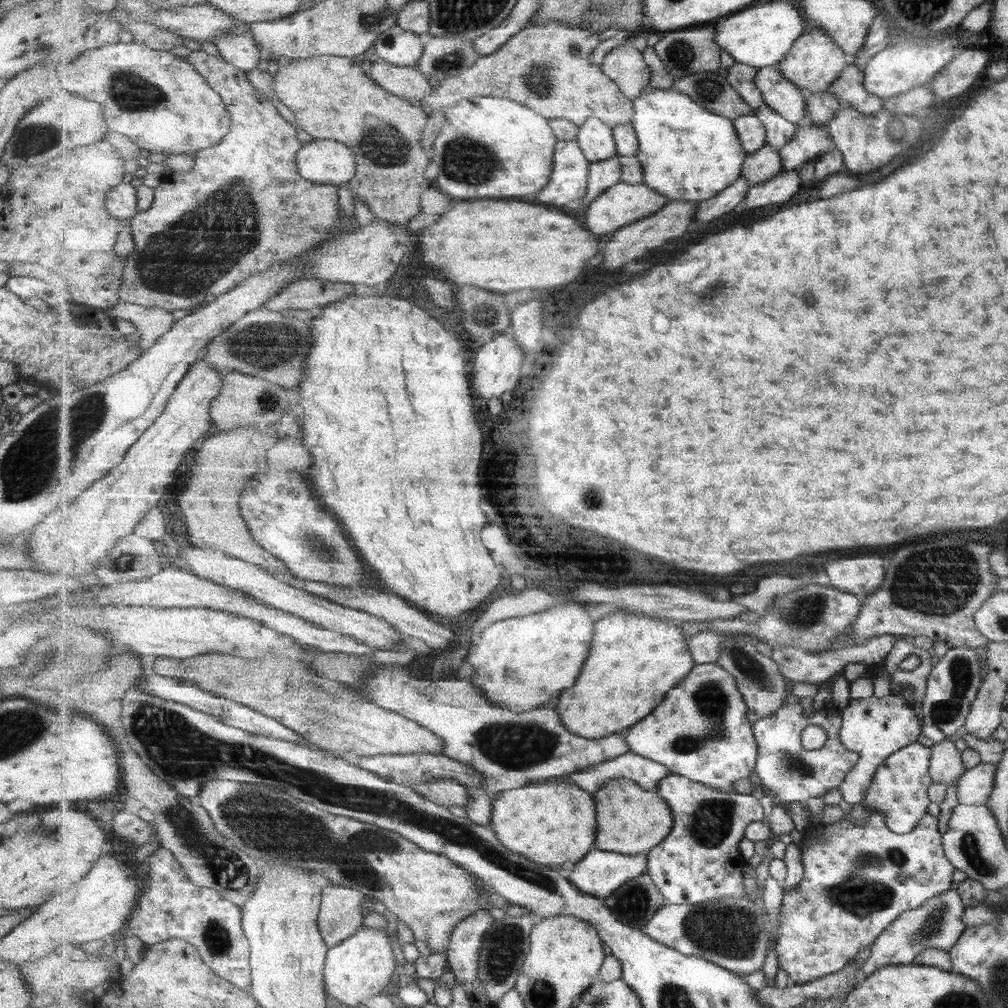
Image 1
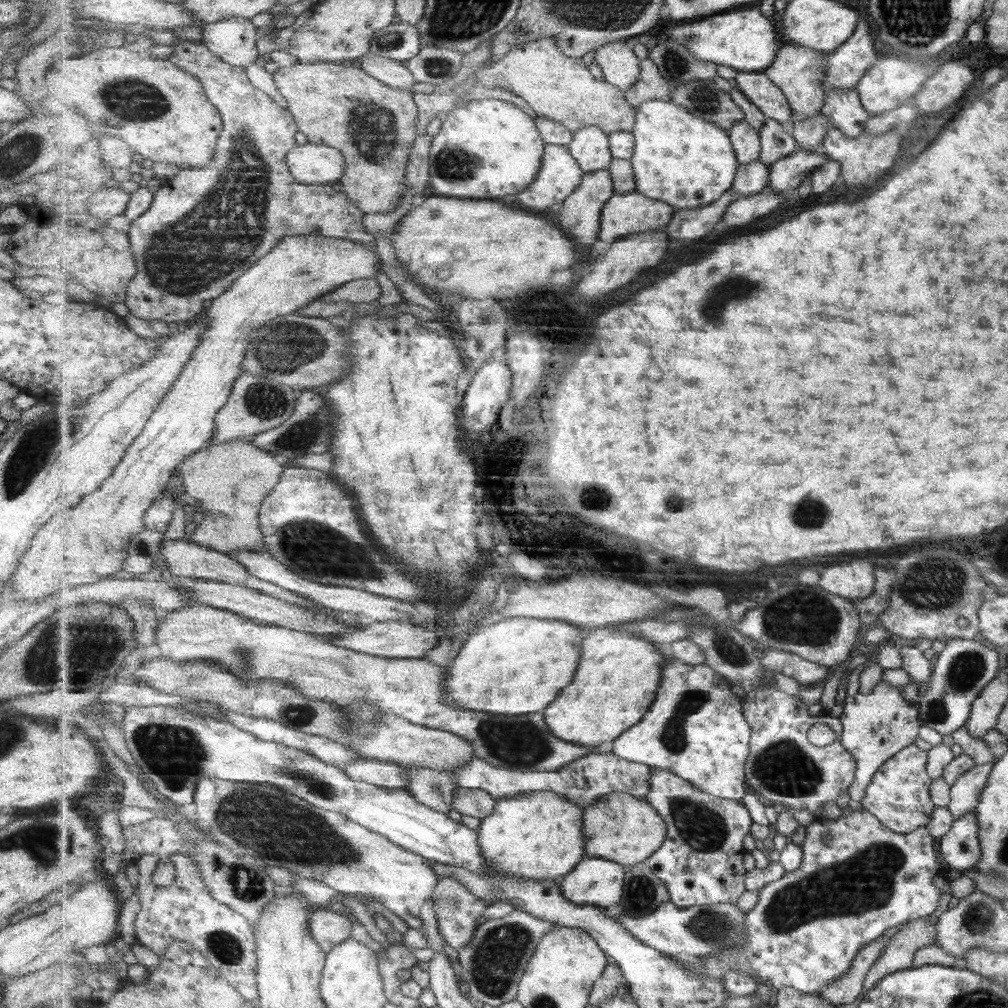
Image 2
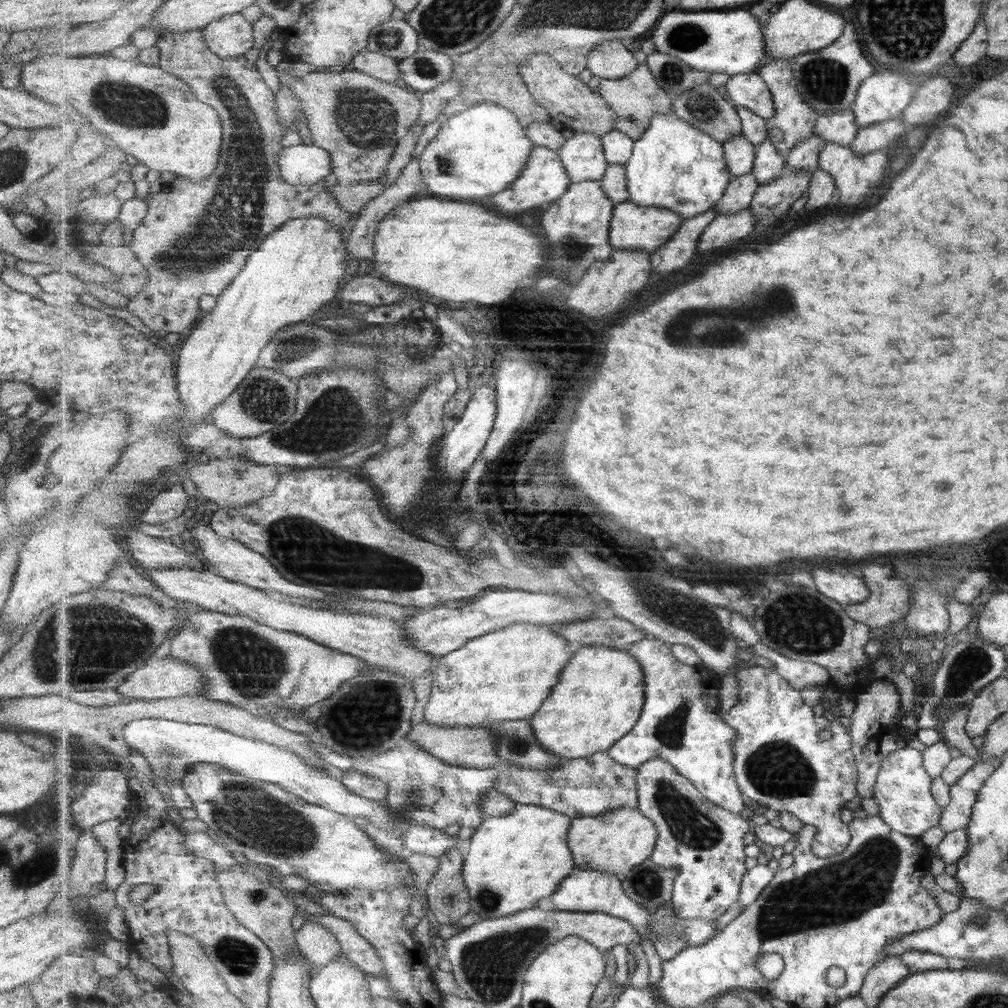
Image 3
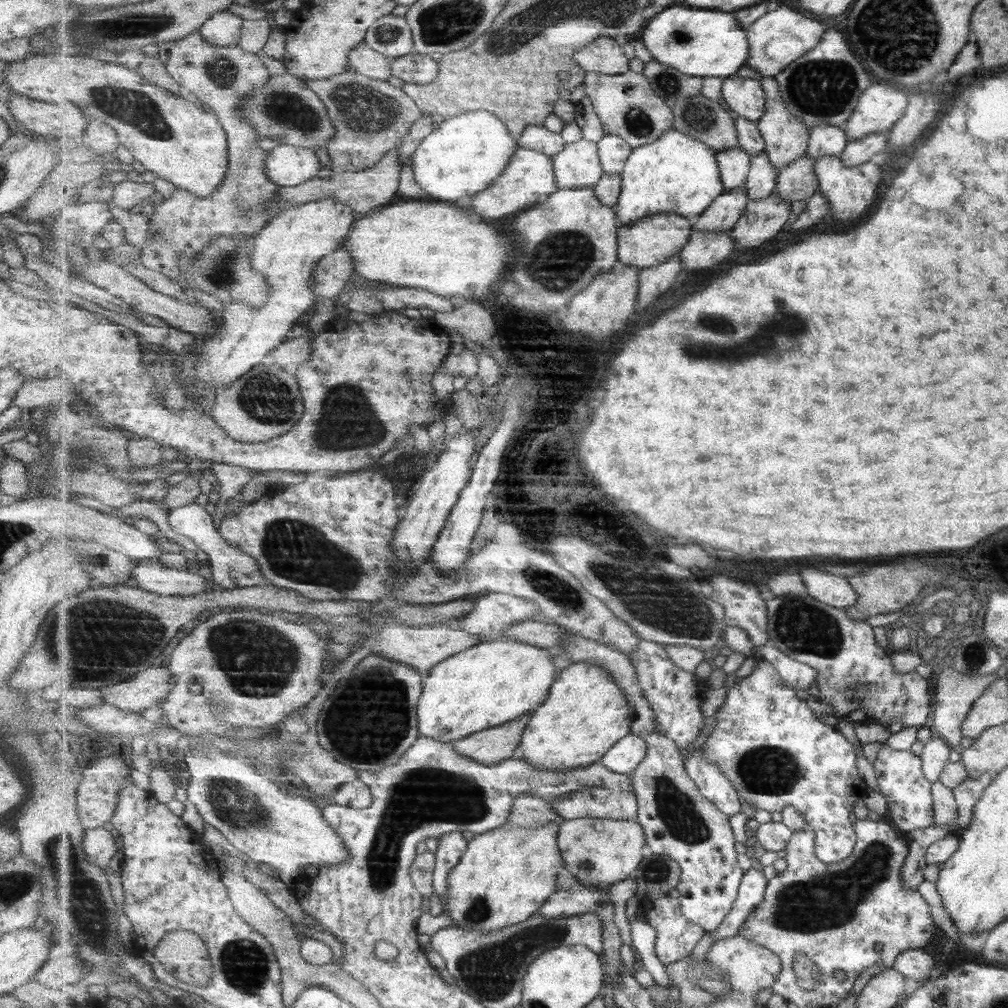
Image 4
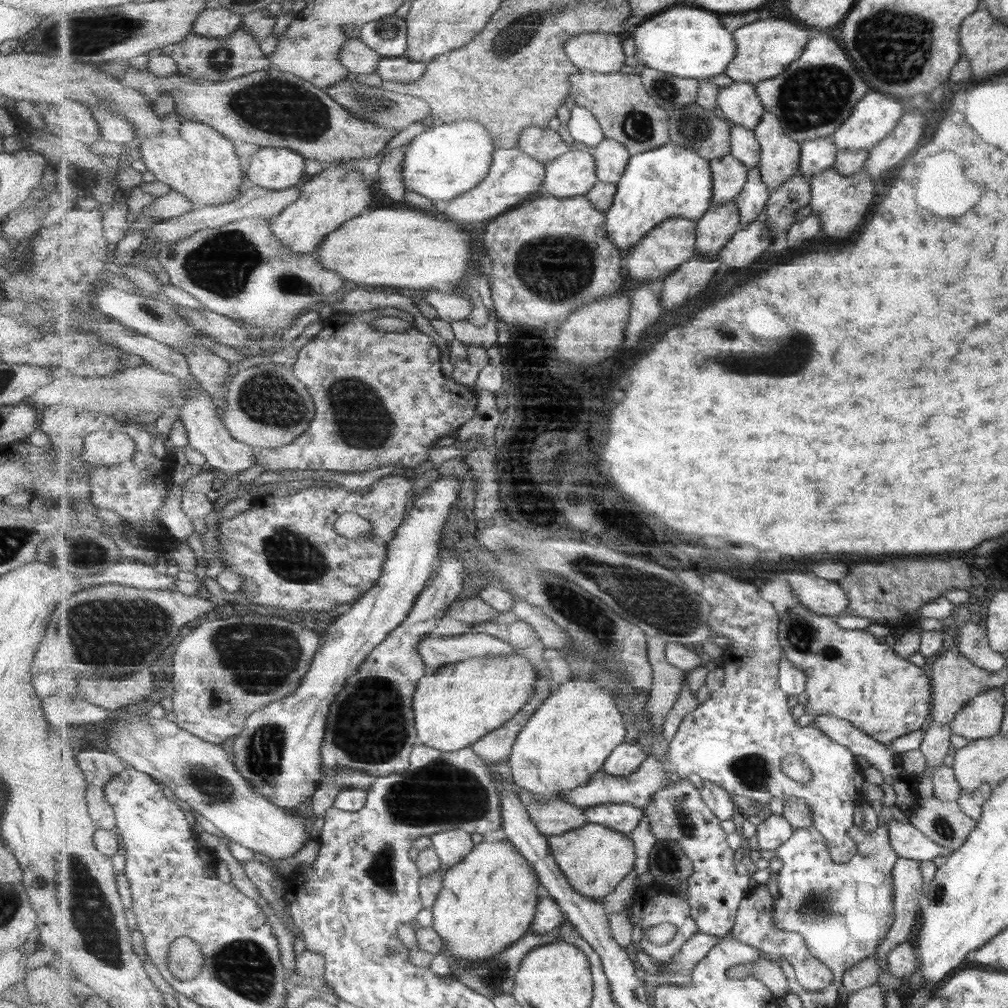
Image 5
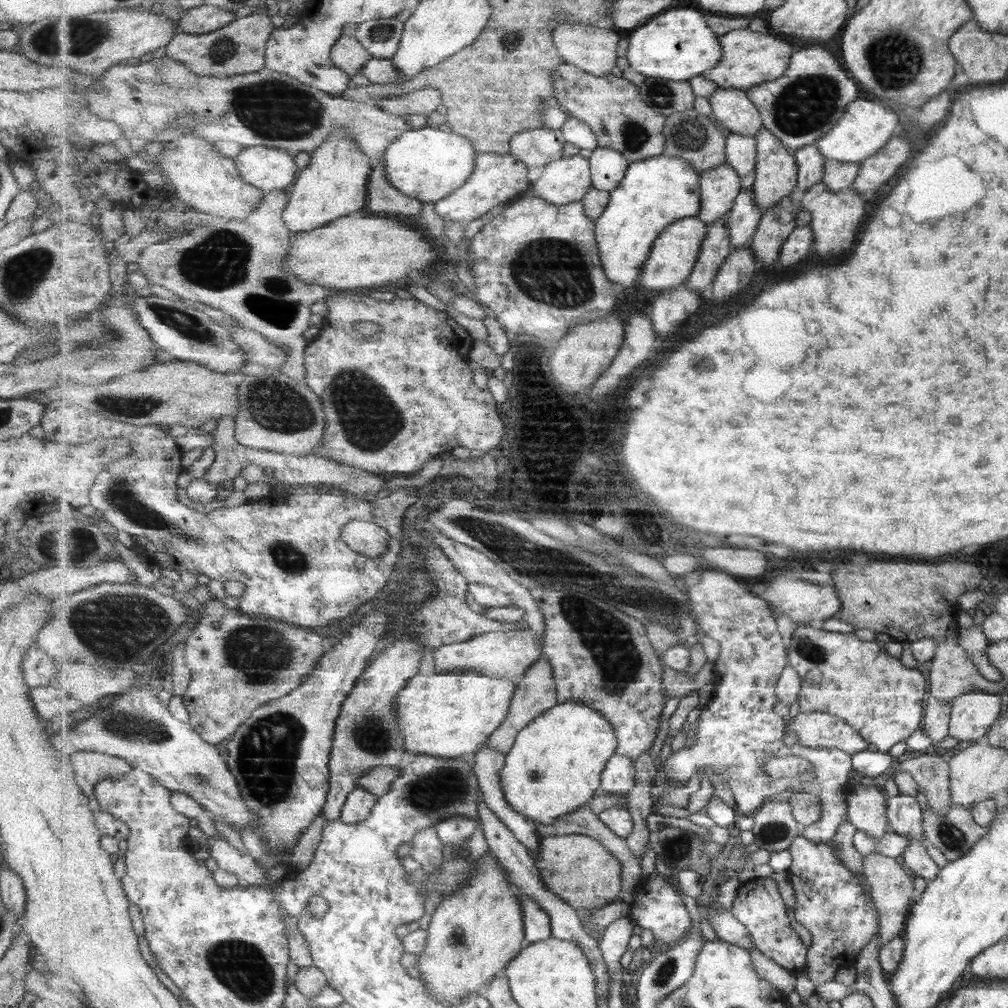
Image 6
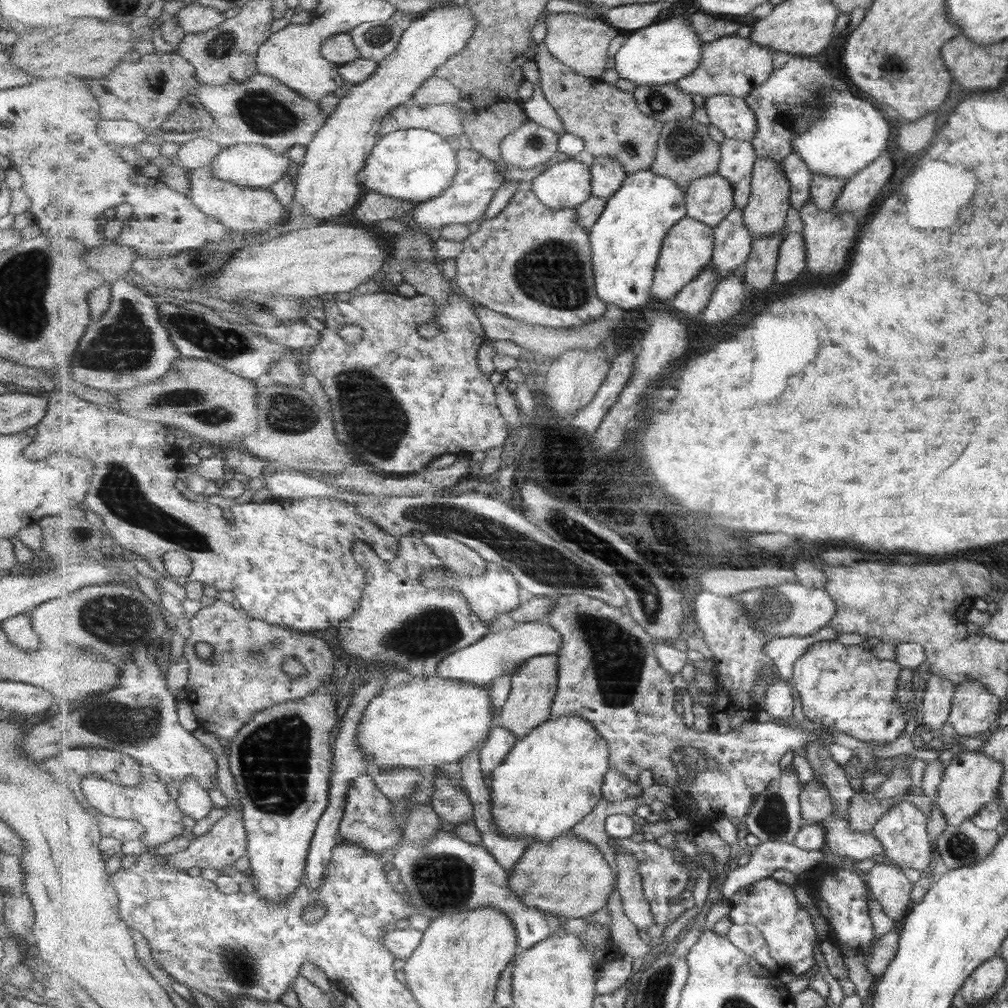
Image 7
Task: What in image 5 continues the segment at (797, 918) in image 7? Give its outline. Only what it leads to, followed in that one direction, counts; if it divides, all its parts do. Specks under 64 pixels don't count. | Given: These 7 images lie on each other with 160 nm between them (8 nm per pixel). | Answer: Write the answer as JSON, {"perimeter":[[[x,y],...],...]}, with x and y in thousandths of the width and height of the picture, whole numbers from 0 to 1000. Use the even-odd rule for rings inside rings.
{"perimeter":[[[759,877],[743,883],[742,888],[735,894],[730,909],[730,919],[726,923],[727,931],[756,942],[762,946],[762,950],[768,953],[778,950],[789,960],[792,973],[802,983],[812,983],[815,980],[826,978],[827,964],[811,947],[803,942],[802,937],[792,925],[781,925],[774,922],[768,914],[770,893],[763,887],[763,881]]]}

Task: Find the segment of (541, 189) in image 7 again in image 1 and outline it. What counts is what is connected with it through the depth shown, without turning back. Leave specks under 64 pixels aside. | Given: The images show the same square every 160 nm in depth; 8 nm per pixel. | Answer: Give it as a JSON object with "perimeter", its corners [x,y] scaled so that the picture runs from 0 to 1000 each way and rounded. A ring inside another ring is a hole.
{"perimeter":[[[590,115],[575,126],[573,140],[586,163],[613,154],[609,128]]]}

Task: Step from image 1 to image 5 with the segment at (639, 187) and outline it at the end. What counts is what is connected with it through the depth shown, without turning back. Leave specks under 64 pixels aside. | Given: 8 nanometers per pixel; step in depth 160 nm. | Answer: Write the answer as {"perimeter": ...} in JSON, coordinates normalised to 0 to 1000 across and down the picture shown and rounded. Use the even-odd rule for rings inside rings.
{"perimeter":[[[667,215],[659,218],[631,242],[626,249],[619,252],[619,262],[624,274],[637,281],[655,280],[668,273],[676,263],[684,261],[690,250],[690,232],[692,219],[680,215]]]}

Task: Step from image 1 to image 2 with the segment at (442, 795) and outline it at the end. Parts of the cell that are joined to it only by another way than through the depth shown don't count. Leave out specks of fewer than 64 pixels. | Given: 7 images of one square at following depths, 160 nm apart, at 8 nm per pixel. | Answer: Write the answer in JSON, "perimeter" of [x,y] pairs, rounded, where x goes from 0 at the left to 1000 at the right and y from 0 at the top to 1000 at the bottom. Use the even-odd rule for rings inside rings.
{"perimeter":[[[454,781],[449,789],[449,802],[453,807],[473,812],[483,812],[489,808],[491,794],[481,785]]]}

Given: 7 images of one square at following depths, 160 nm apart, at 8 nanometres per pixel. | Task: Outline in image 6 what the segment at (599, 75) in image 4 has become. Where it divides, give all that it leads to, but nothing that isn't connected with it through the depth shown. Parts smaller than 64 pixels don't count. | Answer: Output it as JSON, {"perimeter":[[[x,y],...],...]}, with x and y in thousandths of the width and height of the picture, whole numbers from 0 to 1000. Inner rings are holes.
{"perimeter":[[[563,63],[548,69],[548,80],[557,108],[581,121],[592,134],[594,146],[614,149],[626,162],[659,153],[661,115],[636,97],[633,84],[606,72],[590,75]]]}

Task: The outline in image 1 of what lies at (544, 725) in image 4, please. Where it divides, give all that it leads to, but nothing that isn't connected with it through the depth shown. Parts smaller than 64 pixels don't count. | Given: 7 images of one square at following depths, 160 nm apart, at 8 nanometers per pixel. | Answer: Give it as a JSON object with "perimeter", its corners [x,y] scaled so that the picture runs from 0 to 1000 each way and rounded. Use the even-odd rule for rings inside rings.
{"perimeter":[[[613,605],[591,617],[587,645],[580,656],[570,681],[561,687],[550,697],[558,717],[570,729],[582,733],[598,733],[611,727],[622,726],[651,704],[663,687],[671,682],[690,661],[683,638],[684,631],[674,617],[663,613],[646,613],[623,605]]]}

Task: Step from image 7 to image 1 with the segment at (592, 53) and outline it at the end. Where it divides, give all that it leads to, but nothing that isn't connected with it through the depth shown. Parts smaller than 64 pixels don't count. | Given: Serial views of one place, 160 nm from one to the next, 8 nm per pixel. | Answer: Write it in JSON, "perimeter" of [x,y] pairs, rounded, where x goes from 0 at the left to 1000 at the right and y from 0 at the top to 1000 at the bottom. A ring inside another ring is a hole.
{"perimeter":[[[627,42],[611,47],[600,56],[597,67],[599,72],[629,99],[644,87],[647,78],[645,65],[639,58],[639,53],[628,47]]]}

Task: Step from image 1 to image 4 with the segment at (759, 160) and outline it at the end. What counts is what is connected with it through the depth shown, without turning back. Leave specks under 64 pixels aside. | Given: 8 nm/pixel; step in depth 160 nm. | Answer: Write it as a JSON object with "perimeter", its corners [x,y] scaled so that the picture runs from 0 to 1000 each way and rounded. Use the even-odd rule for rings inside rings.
{"perimeter":[[[739,185],[715,192],[696,213],[688,218],[688,227],[706,230],[725,229],[733,220],[743,199]]]}

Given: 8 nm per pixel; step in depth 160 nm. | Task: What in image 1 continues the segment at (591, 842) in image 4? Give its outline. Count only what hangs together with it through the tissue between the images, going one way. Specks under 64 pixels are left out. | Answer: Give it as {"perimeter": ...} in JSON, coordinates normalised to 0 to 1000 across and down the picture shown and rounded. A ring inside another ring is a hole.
{"perimeter":[[[627,773],[603,775],[589,790],[592,796],[592,842],[616,847],[643,846],[658,835],[669,820],[668,804],[658,791]]]}

